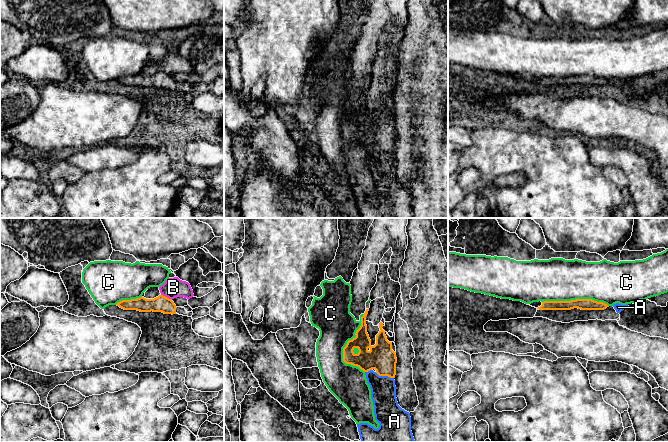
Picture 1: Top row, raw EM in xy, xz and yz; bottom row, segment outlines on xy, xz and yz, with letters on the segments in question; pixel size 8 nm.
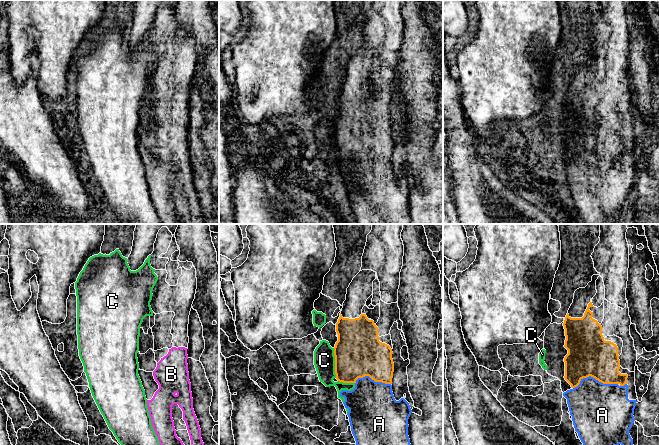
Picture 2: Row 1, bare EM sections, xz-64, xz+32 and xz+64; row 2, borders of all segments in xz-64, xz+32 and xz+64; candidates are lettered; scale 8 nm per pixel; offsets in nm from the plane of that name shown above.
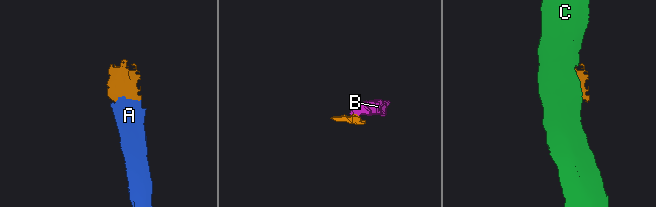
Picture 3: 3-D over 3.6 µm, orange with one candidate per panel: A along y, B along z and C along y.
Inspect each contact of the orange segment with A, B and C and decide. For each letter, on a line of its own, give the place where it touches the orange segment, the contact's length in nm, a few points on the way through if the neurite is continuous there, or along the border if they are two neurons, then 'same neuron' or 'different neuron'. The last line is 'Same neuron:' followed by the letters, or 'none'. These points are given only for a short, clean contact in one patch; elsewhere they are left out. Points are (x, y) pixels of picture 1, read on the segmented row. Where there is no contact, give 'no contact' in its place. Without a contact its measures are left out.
A: contact xz (384, 375); length 160 nm; way xz (381, 357), (384, 361), (384, 375), (383, 390); same neuron
B: contact xy (166, 297); length 100 nm; border xy (161, 294), (171, 299); different neuron
C: contact xz (344, 347); length 480 nm; different neuron
Same neuron: A

